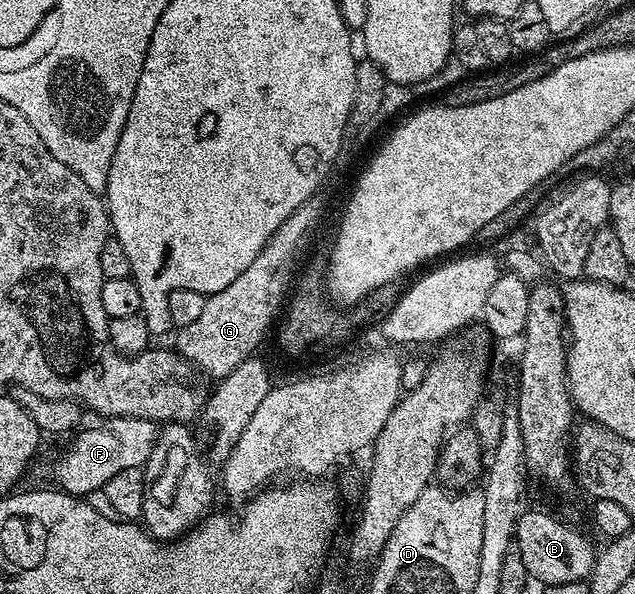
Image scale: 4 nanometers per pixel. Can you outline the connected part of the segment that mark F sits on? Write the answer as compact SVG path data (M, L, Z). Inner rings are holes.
M110 417L99 423L101 425L96 425L93 429L81 428L71 438L73 441L69 443L68 450L56 461L57 482L55 481L55 484L63 492L71 493L74 497L87 498L88 494L103 489L104 484L110 479L114 479L114 475L118 475L121 471L143 469L144 464L150 459L150 451L154 451L158 432L157 422L147 421L145 417Z

